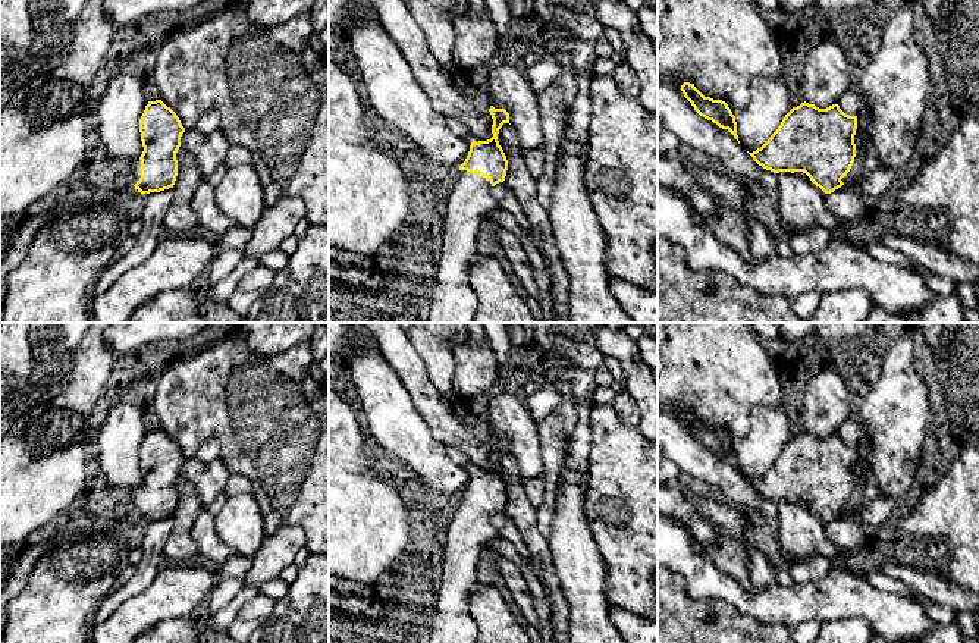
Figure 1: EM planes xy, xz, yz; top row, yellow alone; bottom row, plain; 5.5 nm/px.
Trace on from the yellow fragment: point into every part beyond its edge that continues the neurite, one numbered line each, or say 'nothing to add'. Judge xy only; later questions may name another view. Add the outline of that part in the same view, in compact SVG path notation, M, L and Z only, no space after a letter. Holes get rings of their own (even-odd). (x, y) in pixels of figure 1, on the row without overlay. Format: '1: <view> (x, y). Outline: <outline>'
1: xy (134, 498). Outline: M135 487L132 492L128 493L126 502L129 509L135 514L141 506L141 489Z

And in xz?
1: xz (468, 529). Outline: M459 498L448 512L443 575L429 643L476 643L477 625L468 599L480 584L477 565L484 549L498 537L490 520L487 506Z

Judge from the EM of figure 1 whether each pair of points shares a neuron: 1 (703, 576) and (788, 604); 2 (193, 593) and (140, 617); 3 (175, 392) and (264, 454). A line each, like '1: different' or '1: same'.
1: same
2: same
3: same

